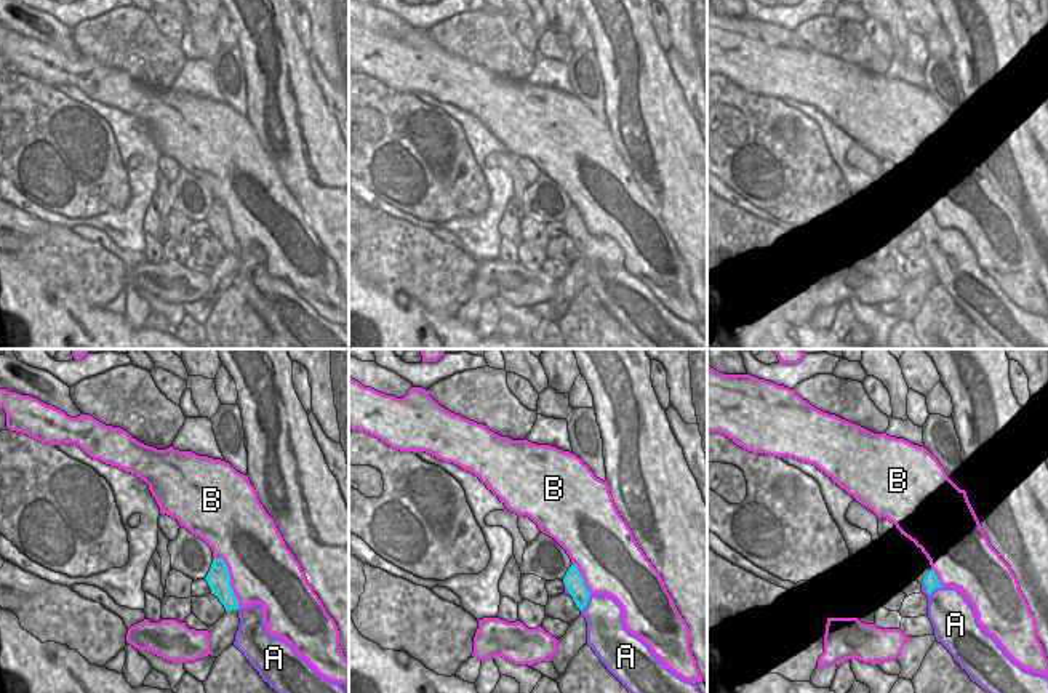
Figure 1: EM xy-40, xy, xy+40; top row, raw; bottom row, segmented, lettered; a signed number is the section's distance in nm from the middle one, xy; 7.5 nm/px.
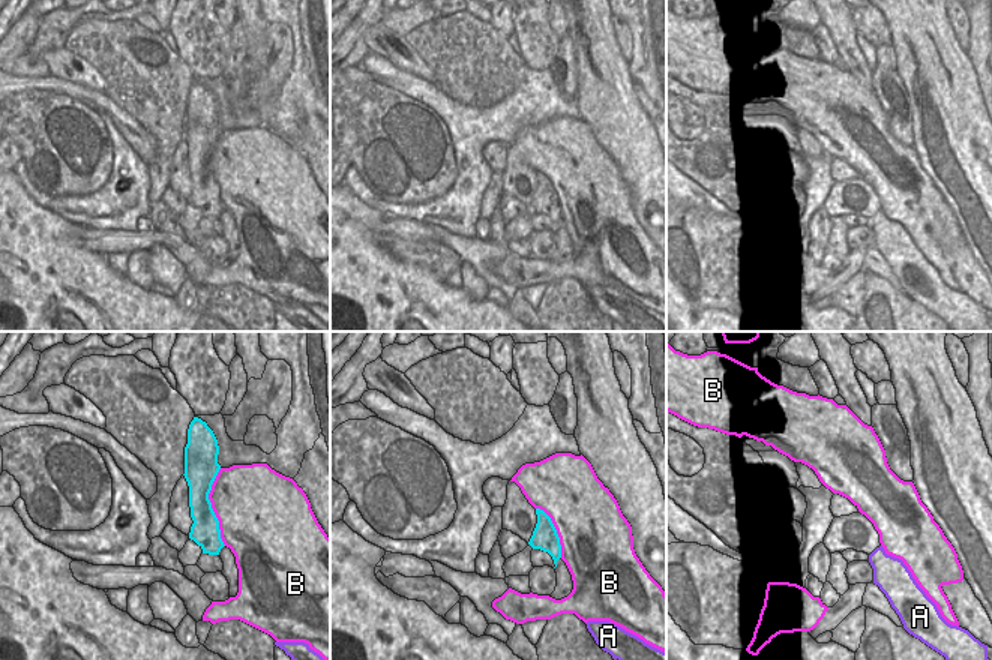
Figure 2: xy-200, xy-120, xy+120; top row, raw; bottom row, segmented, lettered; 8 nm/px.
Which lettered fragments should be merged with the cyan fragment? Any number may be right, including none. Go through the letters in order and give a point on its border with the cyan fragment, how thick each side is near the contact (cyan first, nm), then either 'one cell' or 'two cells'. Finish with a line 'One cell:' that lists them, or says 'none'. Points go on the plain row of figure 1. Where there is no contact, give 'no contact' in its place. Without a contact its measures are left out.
A: xy+40 (930, 234) | 110/340 nm | one cell
B: xy-40 (229, 221) | 170/480 nm | two cells
One cell: A

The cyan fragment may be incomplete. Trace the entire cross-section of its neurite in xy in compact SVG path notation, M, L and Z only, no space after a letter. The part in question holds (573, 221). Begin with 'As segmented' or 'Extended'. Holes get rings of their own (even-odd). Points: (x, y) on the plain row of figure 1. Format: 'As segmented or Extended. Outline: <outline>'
Extended. Outline: M576 206L563 219L587 262L587 286L645 349L707 349L698 326L666 309L622 264L622 248L606 235L590 235Z

